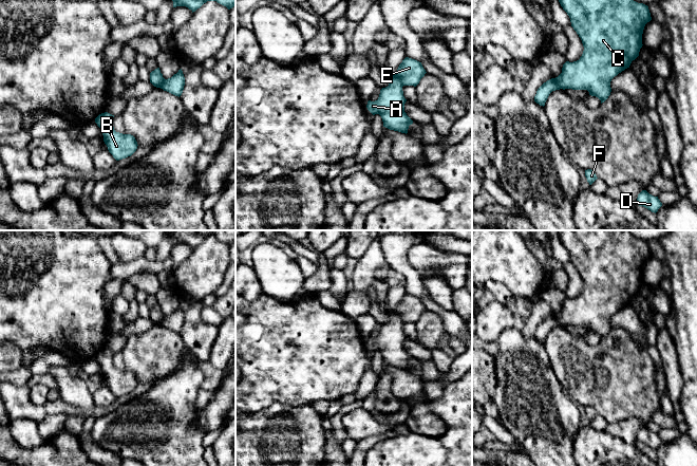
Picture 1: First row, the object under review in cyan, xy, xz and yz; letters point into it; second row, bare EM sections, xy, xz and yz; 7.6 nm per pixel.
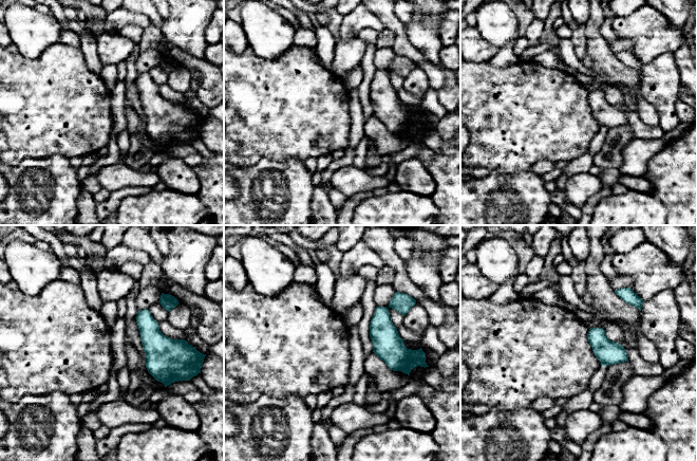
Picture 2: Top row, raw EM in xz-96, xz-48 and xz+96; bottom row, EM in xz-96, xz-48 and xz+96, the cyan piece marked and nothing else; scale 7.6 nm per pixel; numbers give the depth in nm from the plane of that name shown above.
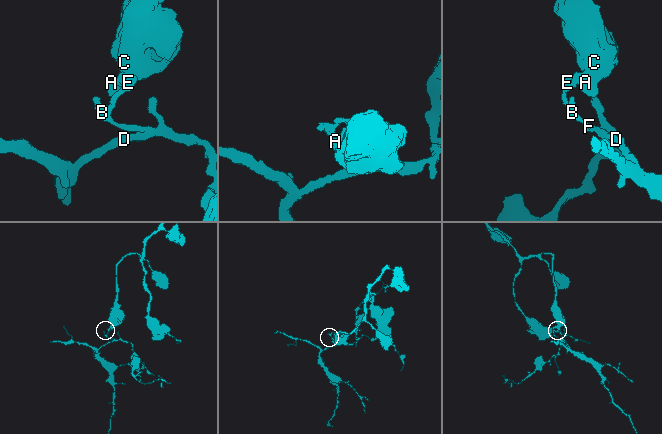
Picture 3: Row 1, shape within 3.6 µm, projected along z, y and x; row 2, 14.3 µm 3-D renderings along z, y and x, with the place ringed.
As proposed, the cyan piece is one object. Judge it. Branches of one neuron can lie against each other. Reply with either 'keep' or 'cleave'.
cleave

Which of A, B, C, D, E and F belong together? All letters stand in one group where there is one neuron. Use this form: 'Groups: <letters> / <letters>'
Groups: A C / B D E F

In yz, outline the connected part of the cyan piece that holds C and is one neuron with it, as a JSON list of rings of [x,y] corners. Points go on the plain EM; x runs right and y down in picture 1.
[[[559,230],[559,239],[581,275],[584,287],[579,297],[566,298],[562,310],[554,316],[563,327],[587,327],[589,332],[598,334],[602,340],[610,332],[611,316],[629,304],[632,298],[639,293],[644,263],[652,257],[648,243],[634,238],[629,230]]]

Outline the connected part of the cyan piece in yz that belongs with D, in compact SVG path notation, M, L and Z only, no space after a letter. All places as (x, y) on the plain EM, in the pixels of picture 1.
M642 427L637 434L637 441L643 443L651 447L652 449L657 449L658 446L662 443L662 440L658 433L649 431L646 427Z

